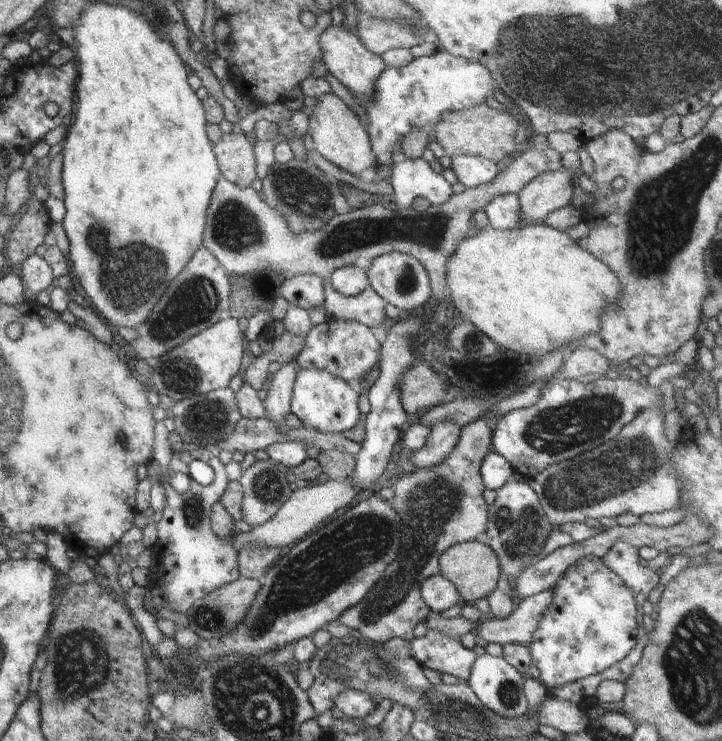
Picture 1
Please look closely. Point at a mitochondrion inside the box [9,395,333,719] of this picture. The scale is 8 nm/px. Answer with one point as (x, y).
(81, 661)

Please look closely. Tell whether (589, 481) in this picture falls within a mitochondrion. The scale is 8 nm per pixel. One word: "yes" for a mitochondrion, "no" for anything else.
yes

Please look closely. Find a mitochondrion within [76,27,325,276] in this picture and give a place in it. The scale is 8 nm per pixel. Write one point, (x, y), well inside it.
(234, 225)

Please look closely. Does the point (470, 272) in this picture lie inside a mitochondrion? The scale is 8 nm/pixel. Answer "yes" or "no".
no

